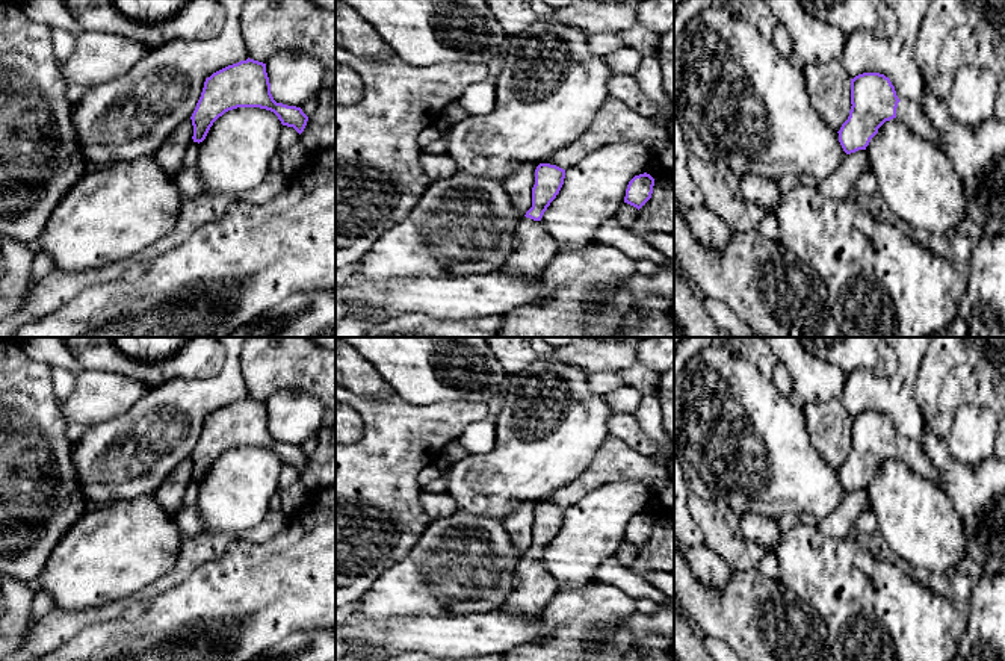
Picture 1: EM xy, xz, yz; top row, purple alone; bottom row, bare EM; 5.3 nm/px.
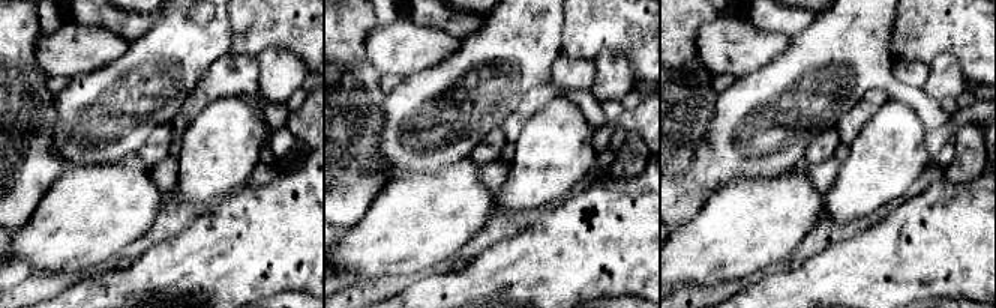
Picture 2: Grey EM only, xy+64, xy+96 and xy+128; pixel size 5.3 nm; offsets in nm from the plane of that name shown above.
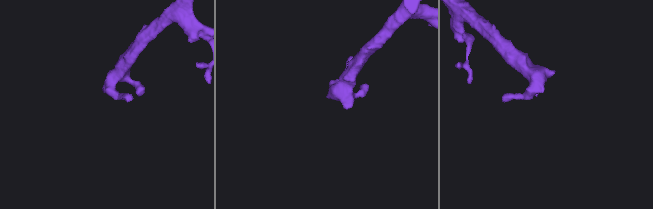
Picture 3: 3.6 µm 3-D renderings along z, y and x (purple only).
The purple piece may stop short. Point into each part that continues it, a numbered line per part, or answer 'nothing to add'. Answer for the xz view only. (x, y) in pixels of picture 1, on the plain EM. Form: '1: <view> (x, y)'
1: xz (534, 586)

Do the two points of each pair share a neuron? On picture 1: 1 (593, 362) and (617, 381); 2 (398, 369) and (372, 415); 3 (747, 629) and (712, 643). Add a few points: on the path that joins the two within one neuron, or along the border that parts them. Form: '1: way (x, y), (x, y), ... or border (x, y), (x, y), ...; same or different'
1: border (615, 371), (593, 371), (590, 374); different
2: border (395, 392), (414, 404), (428, 404); different
3: border (706, 634), (720, 637), (729, 645); different

